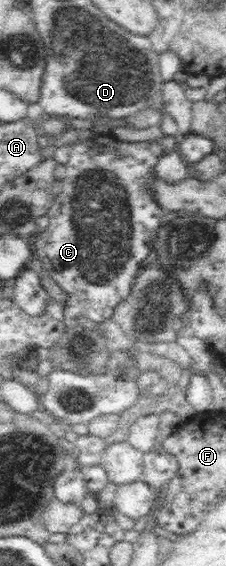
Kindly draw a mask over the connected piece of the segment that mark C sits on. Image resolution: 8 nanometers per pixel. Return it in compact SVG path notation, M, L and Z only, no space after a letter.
M123 133L110 134L110 135L98 135L93 138L85 139L83 142L79 142L74 147L72 153L65 155L63 168L65 169L64 176L61 177L62 191L58 195L53 195L51 204L46 210L46 216L49 221L49 225L40 232L41 238L37 239L35 246L33 246L35 259L41 260L43 266L45 266L44 272L49 272L49 275L56 281L56 284L66 293L66 301L63 306L64 316L70 317L81 321L85 318L97 324L101 324L104 321L112 320L113 308L117 306L117 302L125 300L129 290L131 290L131 284L134 282L134 275L137 274L137 268L139 263L143 262L152 250L155 248L156 238L158 237L158 230L163 218L163 208L158 204L152 192L152 182L156 176L156 164L165 156L165 148L157 142L129 142Z

